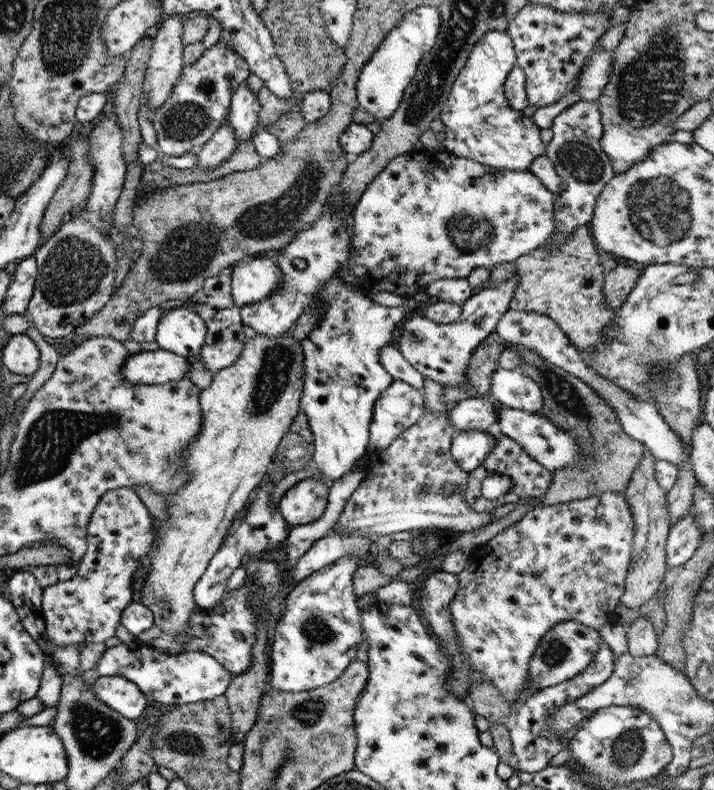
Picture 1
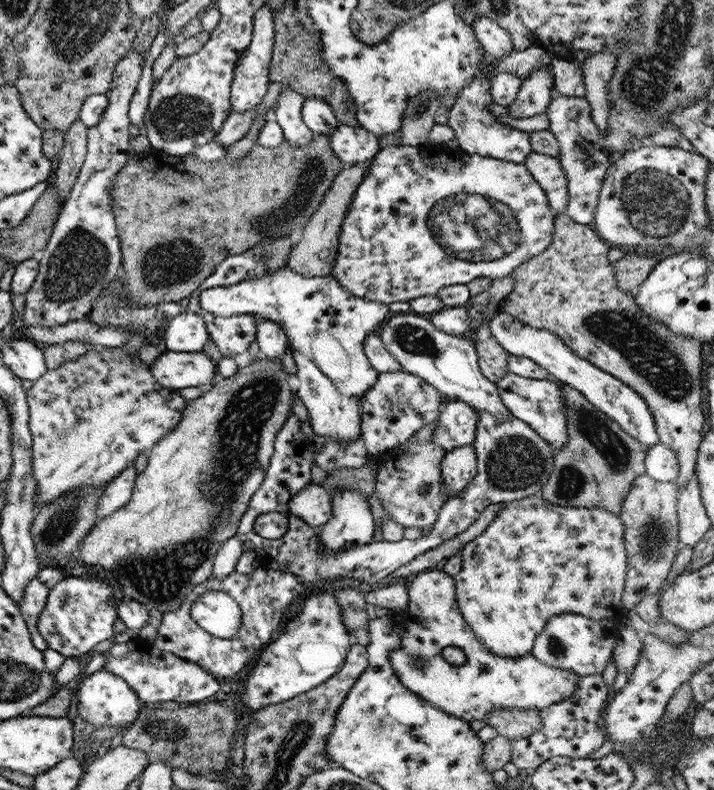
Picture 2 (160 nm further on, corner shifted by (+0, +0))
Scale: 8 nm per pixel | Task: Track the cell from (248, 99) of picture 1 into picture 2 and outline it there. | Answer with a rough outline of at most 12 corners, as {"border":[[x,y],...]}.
{"border":[[272,10],[255,12],[234,64],[229,113],[253,110],[267,90]]}

